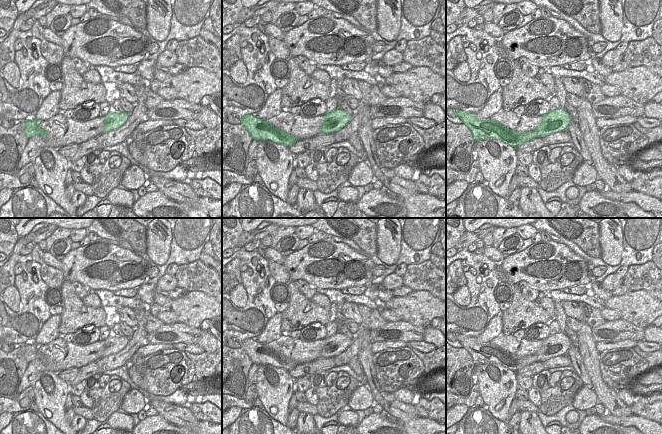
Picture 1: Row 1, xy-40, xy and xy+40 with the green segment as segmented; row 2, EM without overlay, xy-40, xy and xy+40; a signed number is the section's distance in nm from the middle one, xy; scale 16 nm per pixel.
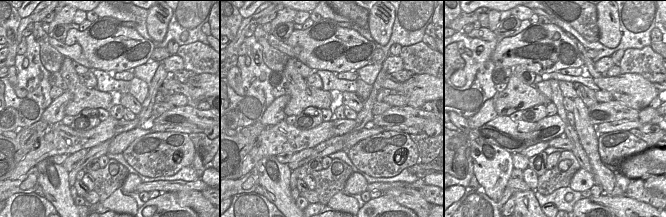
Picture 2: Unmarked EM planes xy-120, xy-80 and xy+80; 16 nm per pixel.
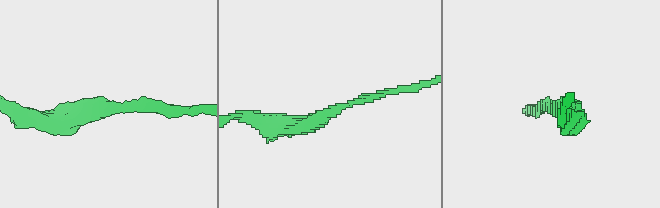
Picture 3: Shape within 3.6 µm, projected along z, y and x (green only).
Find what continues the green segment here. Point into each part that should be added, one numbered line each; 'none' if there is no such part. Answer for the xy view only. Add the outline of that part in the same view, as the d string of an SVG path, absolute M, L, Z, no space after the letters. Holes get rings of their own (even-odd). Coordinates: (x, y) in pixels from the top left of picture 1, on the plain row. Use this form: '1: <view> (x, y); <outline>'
none

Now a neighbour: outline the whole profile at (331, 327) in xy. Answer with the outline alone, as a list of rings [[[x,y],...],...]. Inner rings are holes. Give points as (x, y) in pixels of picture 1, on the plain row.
[[[329,321],[326,325],[326,337],[330,337],[338,332],[337,324],[335,321]]]

